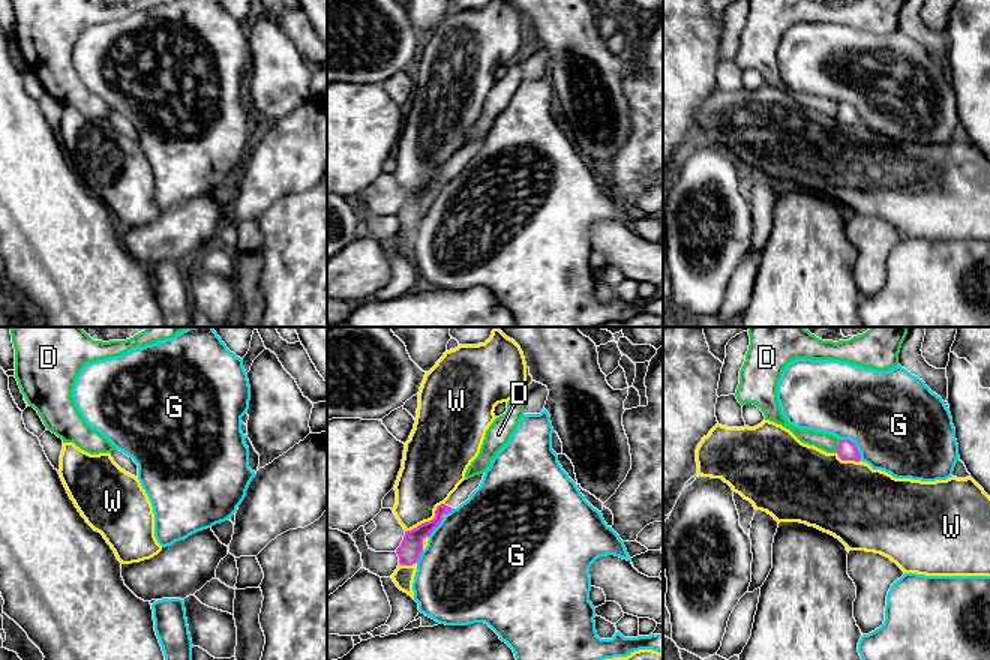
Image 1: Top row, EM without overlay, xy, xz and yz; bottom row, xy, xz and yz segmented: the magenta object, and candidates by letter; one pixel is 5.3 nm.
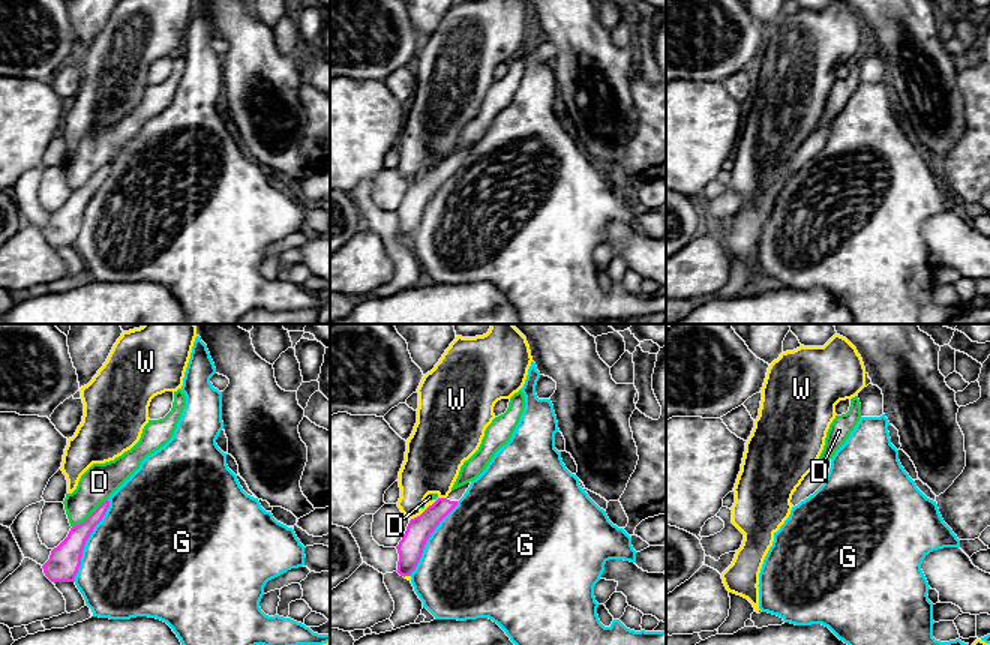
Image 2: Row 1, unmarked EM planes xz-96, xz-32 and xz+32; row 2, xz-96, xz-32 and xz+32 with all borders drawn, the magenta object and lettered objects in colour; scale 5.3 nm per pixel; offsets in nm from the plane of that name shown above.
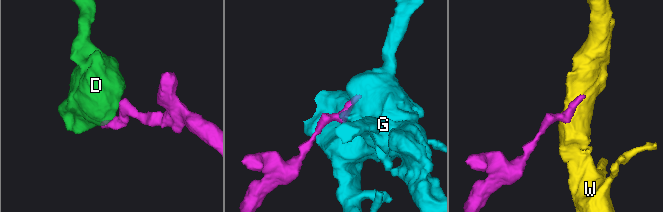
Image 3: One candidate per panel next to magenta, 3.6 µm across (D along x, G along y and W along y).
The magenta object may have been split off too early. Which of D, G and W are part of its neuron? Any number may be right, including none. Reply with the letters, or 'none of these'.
none of these

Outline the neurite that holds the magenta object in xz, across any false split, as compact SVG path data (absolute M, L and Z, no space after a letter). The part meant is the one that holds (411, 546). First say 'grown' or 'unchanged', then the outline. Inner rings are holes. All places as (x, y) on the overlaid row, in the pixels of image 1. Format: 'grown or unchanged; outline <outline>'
grown; outline M484 472L464 480L450 498L436 507L435 518L432 520L424 522L411 531L405 531L400 546L396 549L400 566L412 566L418 561L423 552L423 540L441 524L444 514L458 508L470 498L470 495L480 486L483 476Z

